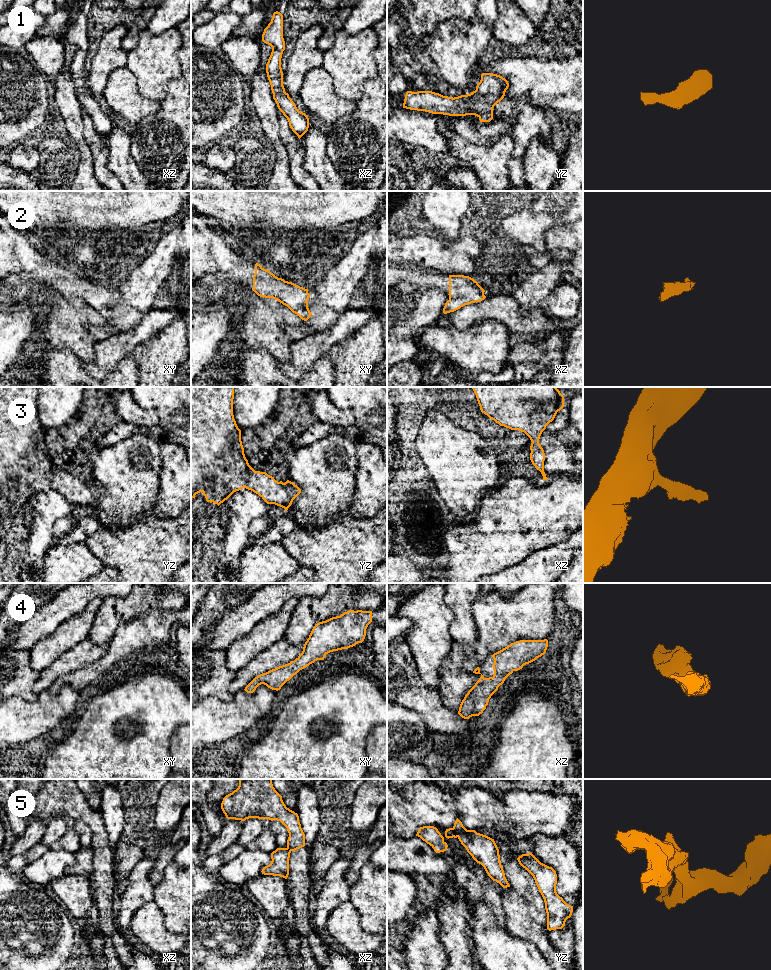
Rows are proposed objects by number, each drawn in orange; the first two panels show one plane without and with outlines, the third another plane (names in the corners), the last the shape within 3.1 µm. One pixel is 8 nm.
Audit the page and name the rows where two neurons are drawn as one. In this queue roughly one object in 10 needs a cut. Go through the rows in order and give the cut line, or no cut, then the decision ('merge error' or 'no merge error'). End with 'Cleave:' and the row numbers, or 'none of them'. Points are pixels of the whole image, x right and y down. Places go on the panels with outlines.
1: cut none; no merge error
2: cut none; no merge error
3: cut none; no merge error
4: cut none; no merge error
5: cut yz (452, 828), (457, 836); merge error
Cleave: 5

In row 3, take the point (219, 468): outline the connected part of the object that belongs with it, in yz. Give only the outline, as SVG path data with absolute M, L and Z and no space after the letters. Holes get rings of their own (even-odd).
M191 387L191 498L195 499L195 495L202 492L207 502L210 502L210 503L213 502L219 506L221 503L227 500L234 492L239 491L245 487L246 489L251 490L254 493L258 494L267 504L275 504L277 506L284 508L285 511L287 511L288 508L291 506L293 500L301 493L301 489L289 480L287 480L285 483L283 483L282 481L278 482L274 479L274 477L268 475L266 472L255 471L249 465L248 460L245 457L244 448L243 448L242 441L241 441L241 430L238 428L236 421L234 419L234 415L233 415L233 399L234 399L234 387Z

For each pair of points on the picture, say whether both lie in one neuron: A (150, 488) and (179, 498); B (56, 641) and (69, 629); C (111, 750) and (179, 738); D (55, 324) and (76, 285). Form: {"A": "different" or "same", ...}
{"A": "different", "B": "same", "C": "different", "D": "different"}

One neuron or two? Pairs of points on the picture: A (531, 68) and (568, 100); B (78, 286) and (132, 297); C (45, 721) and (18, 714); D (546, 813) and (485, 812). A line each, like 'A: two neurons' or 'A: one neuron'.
A: one neuron
B: two neurons
C: one neuron
D: one neuron

